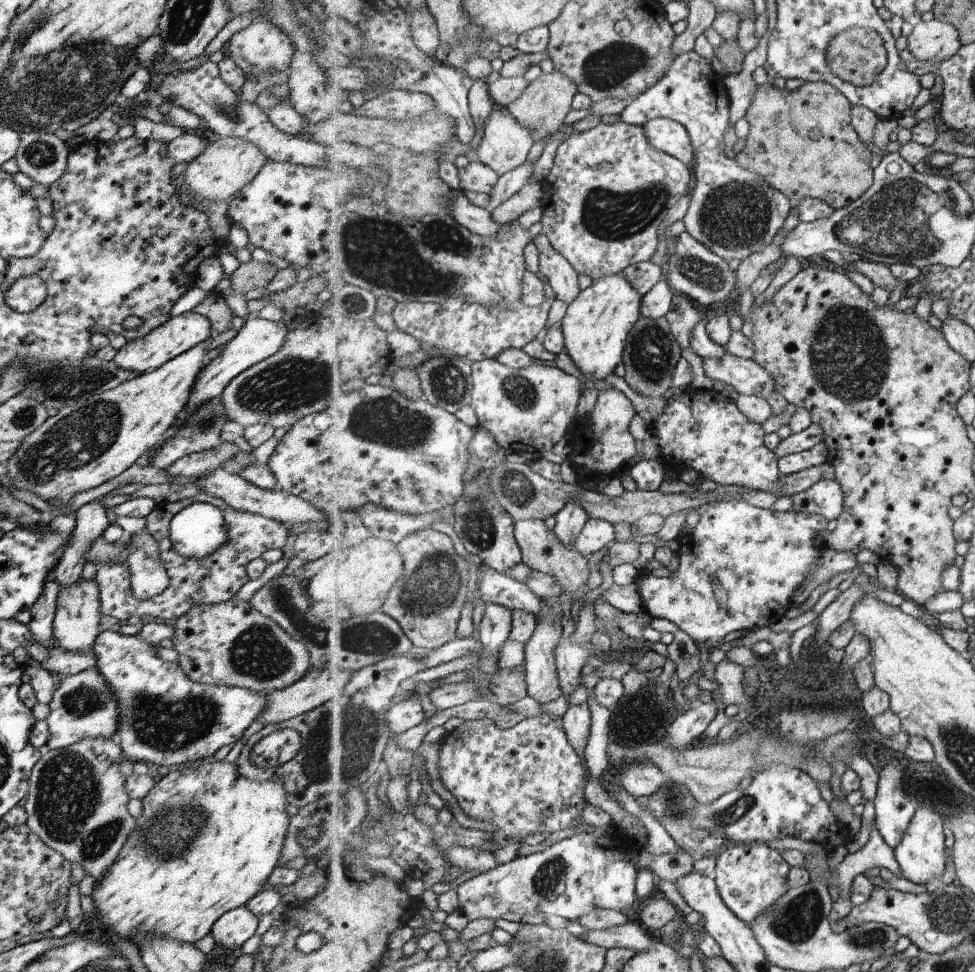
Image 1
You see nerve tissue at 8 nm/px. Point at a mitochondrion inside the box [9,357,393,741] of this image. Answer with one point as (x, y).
(82, 436)

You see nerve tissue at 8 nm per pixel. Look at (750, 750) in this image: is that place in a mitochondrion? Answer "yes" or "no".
yes

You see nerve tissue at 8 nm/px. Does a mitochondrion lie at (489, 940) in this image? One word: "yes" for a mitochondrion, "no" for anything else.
no

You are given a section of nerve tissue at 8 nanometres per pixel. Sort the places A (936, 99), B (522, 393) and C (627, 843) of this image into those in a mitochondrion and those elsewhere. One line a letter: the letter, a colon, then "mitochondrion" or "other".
A: other
B: mitochondrion
C: other

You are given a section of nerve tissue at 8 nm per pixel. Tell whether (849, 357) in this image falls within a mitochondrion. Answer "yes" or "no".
yes

